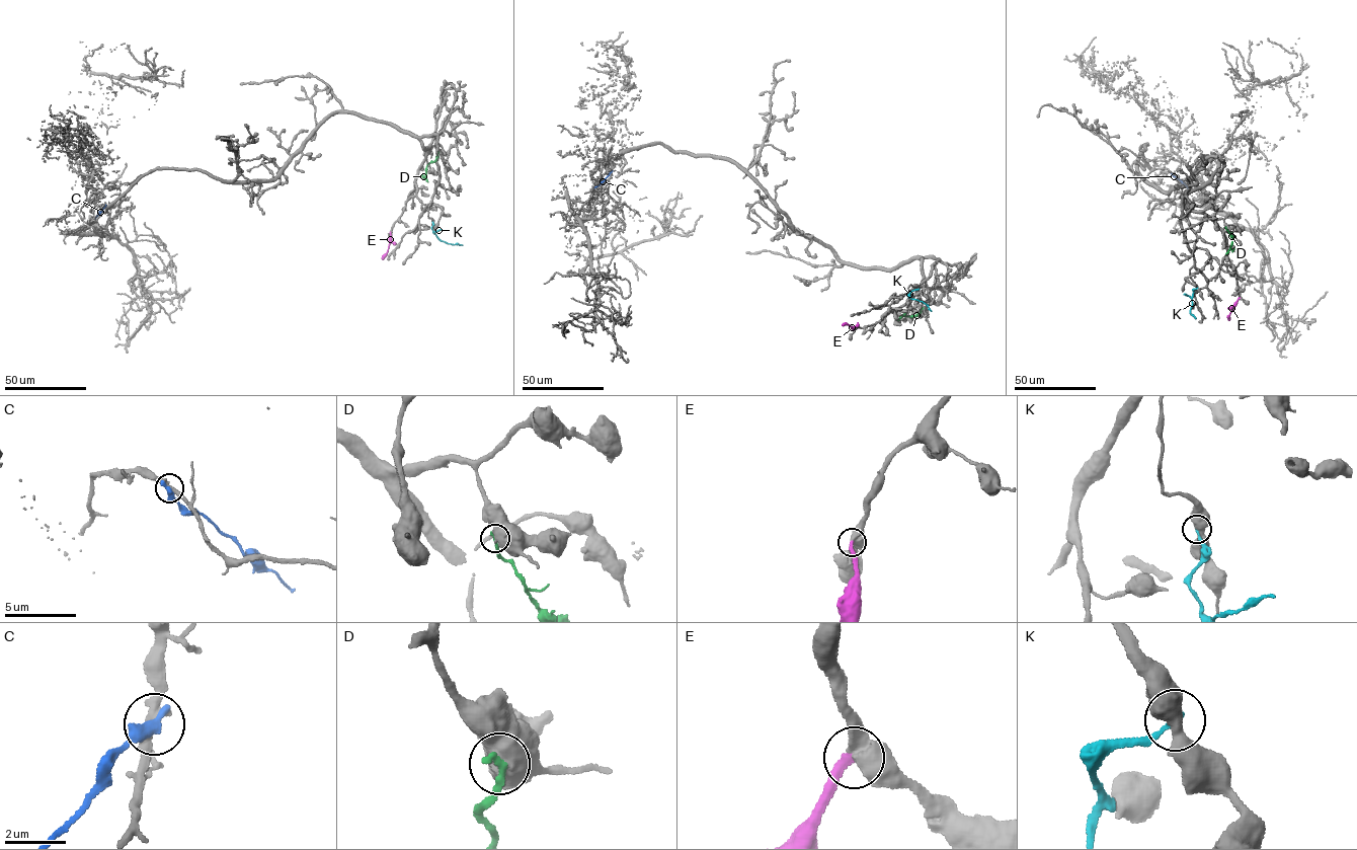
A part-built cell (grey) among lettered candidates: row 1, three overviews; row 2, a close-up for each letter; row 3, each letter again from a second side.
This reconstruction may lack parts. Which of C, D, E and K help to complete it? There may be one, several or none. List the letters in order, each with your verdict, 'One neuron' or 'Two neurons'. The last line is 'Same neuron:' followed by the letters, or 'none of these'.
C: Two neurons
D: Two neurons
E: One neuron
K: Two neurons
Same neuron: E

